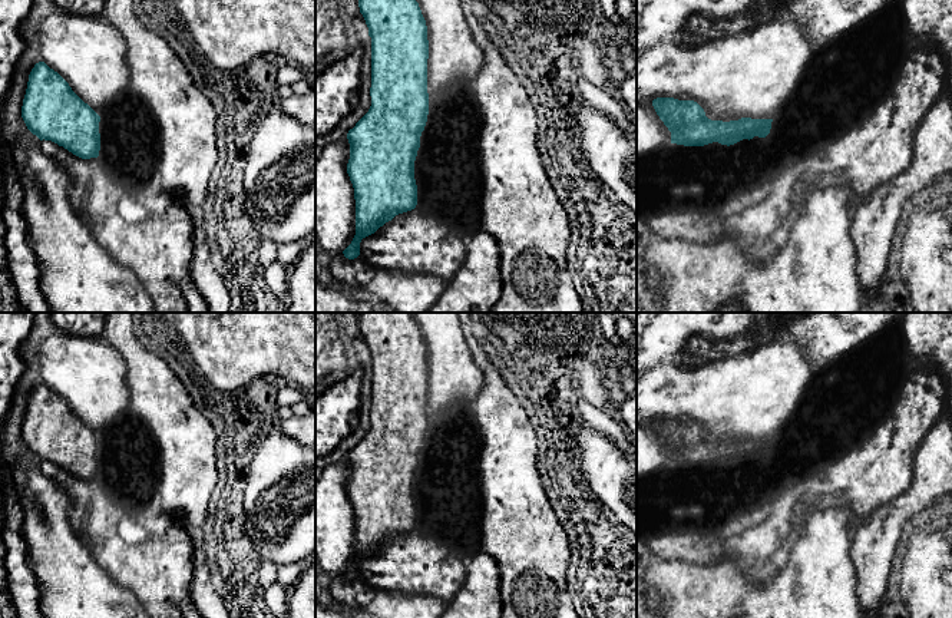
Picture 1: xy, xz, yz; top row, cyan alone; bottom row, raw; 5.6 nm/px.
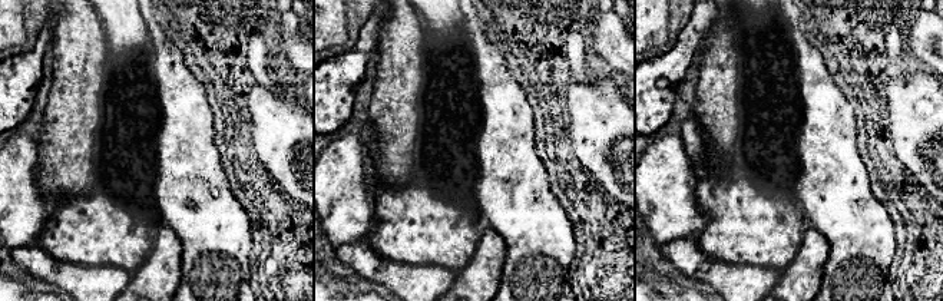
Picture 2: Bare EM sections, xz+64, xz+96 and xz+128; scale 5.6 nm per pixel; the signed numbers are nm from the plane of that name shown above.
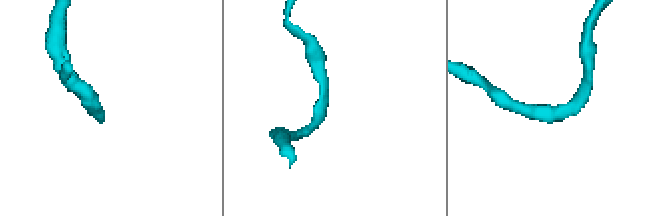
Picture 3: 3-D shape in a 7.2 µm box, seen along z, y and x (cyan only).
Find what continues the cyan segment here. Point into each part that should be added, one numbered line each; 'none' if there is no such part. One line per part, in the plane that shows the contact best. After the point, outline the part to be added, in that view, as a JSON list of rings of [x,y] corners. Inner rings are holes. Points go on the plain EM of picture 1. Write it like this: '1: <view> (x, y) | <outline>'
none

